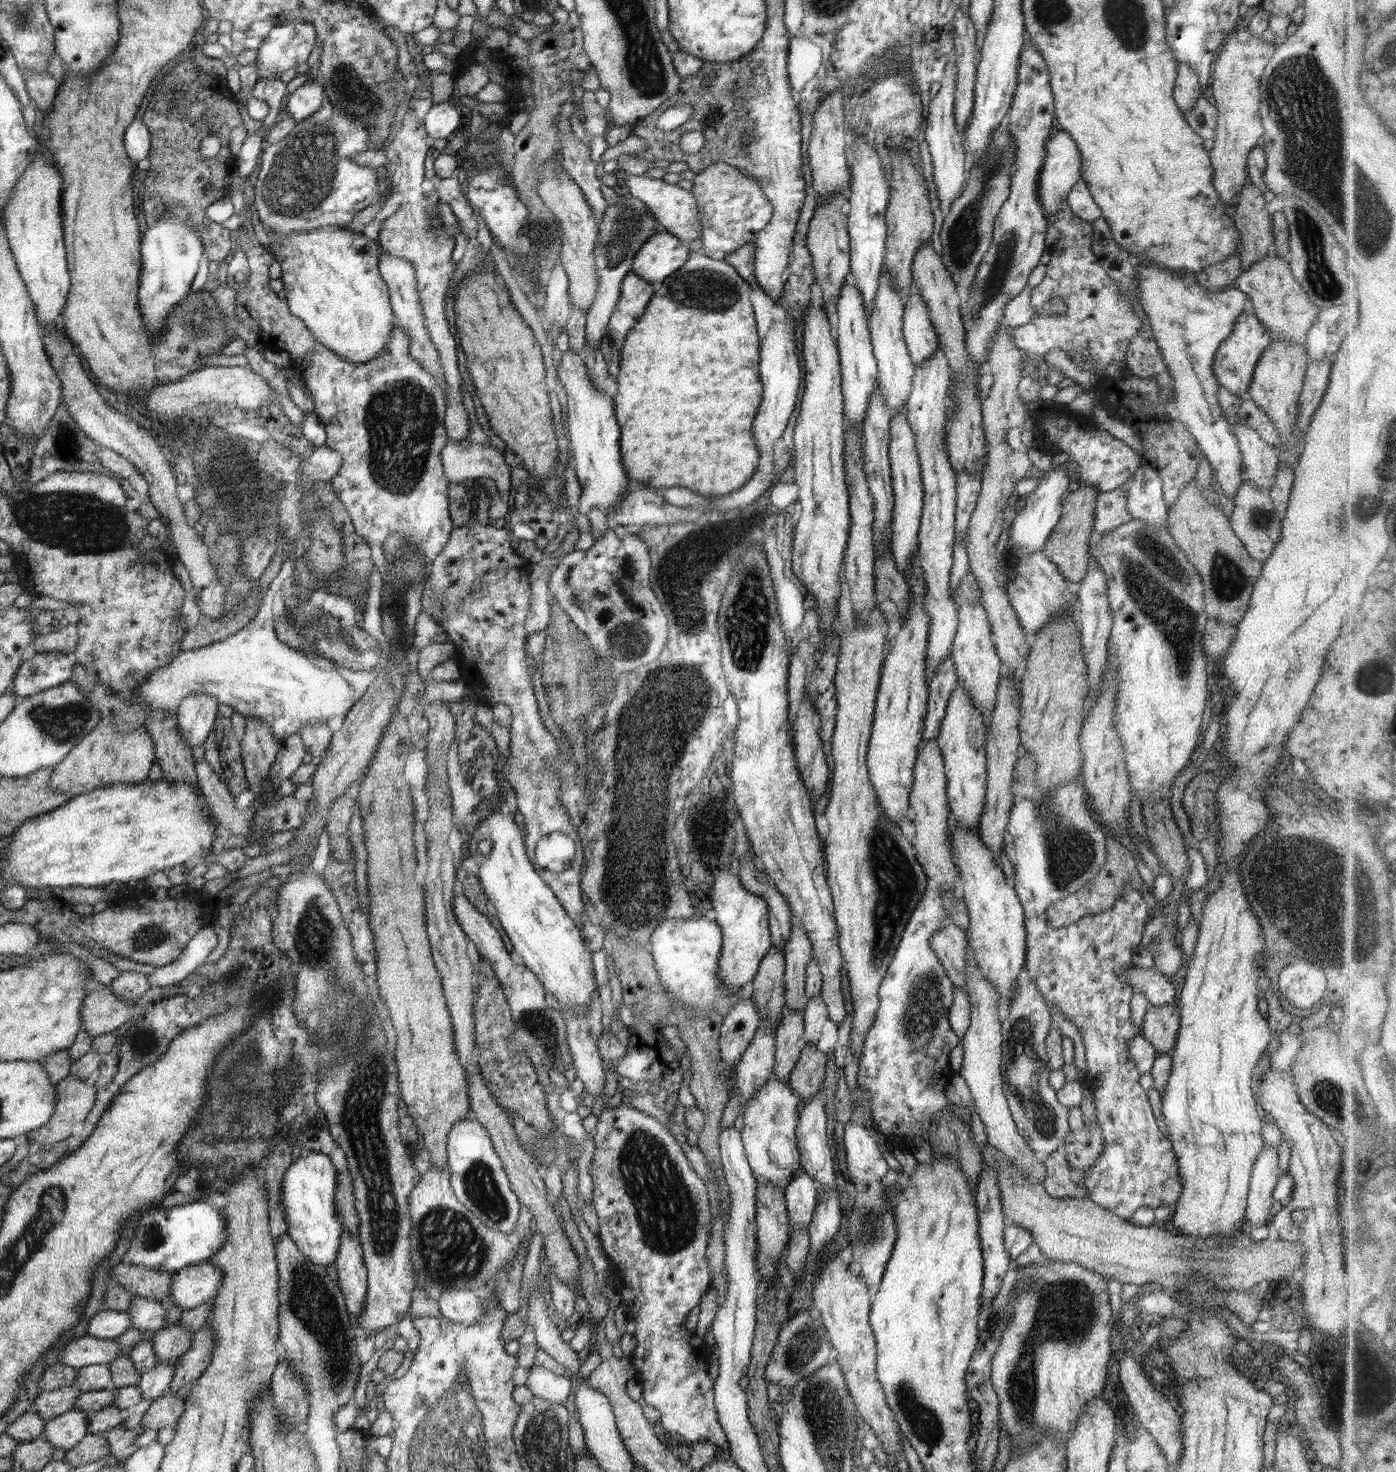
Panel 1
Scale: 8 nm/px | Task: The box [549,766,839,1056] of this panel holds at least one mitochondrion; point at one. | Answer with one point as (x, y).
(629, 905)

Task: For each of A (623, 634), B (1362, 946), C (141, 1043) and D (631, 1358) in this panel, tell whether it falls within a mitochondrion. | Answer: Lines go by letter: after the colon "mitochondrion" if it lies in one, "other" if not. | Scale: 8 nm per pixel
A: mitochondrion
B: mitochondrion
C: mitochondrion
D: other

